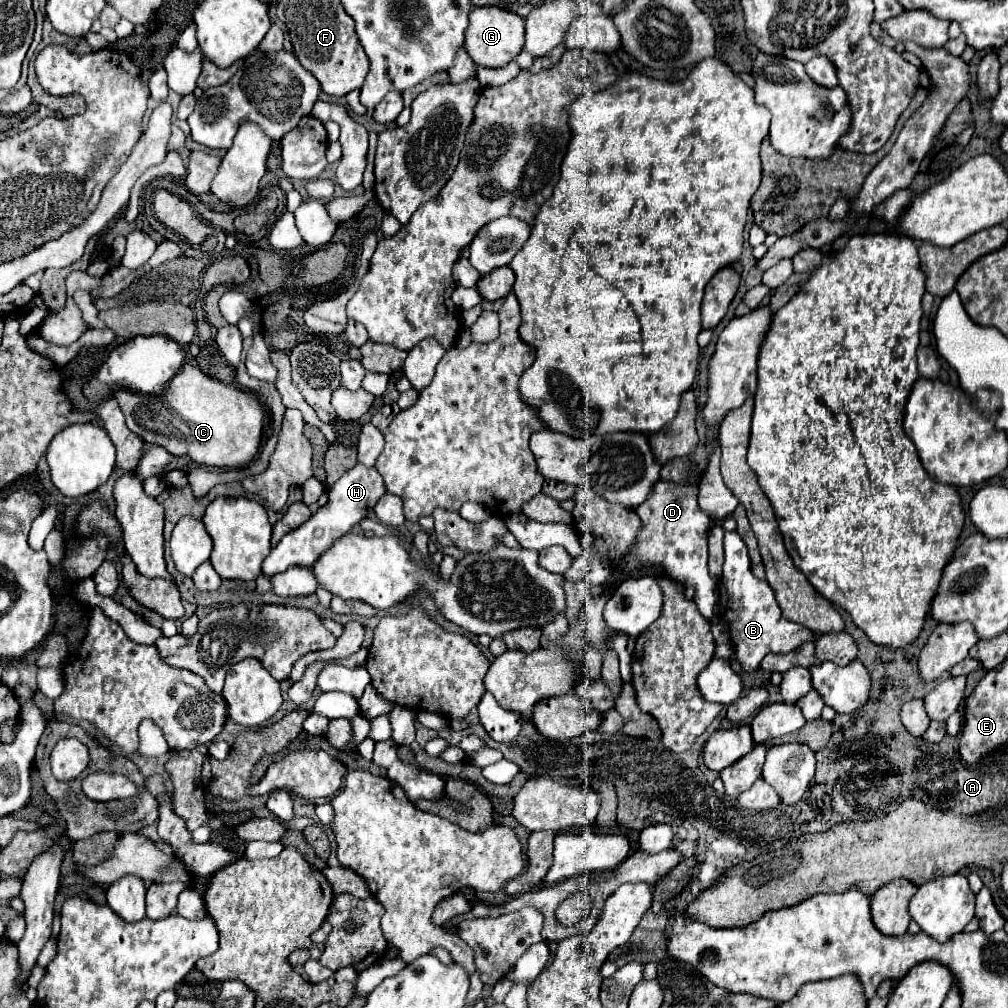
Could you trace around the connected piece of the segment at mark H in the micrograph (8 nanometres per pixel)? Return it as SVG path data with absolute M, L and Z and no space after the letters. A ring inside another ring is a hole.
M355 464L349 468L331 488L329 488L329 502L321 506L311 518L301 524L299 528L291 530L287 536L281 538L281 542L271 550L271 554L263 562L263 574L273 576L279 572L285 572L293 566L311 566L337 538L347 534L355 524L359 524L365 518L373 516L373 508L379 502L379 498L385 494L383 478L379 476L377 468L367 468L363 464Z

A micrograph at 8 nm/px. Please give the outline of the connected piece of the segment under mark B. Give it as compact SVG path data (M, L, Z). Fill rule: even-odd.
M725 532L723 544L725 544L725 564L719 582L719 592L721 592L719 608L723 608L723 620L729 626L731 644L735 648L735 662L741 666L741 670L743 672L757 670L761 660L769 652L785 654L813 640L813 632L809 632L805 626L799 626L783 618L771 586L753 576L747 556L747 546L743 544L741 536L737 532Z

